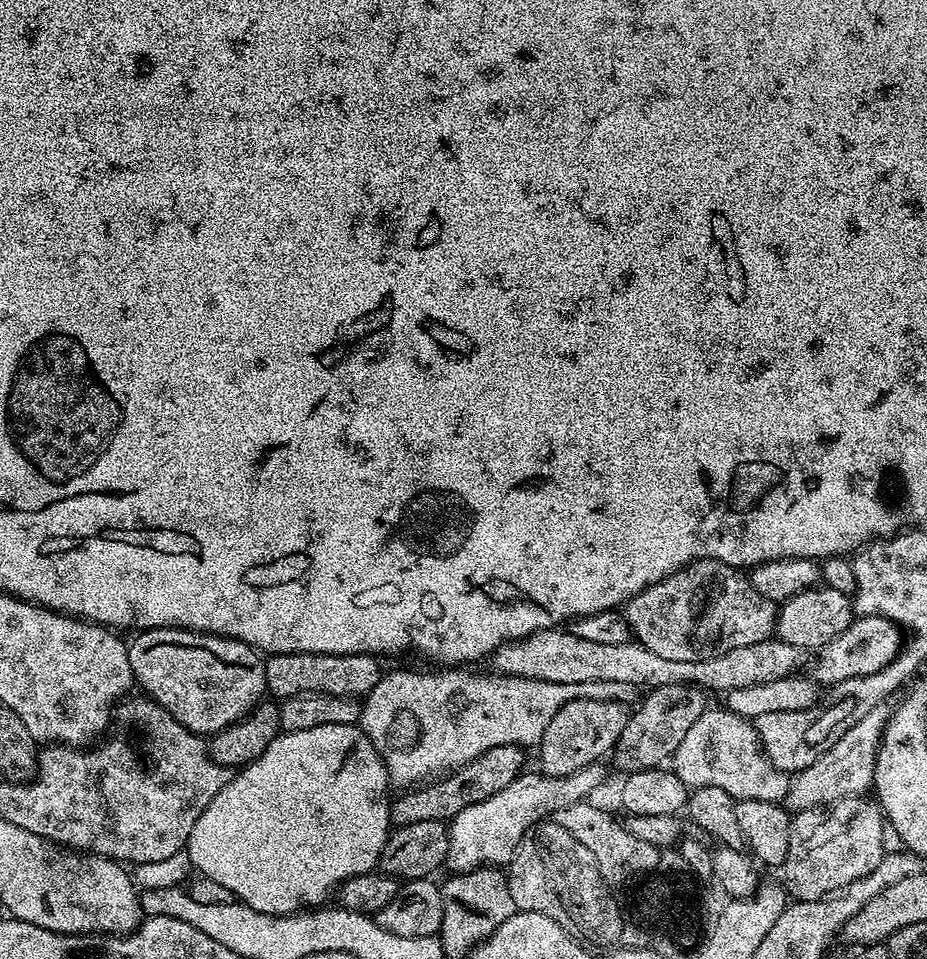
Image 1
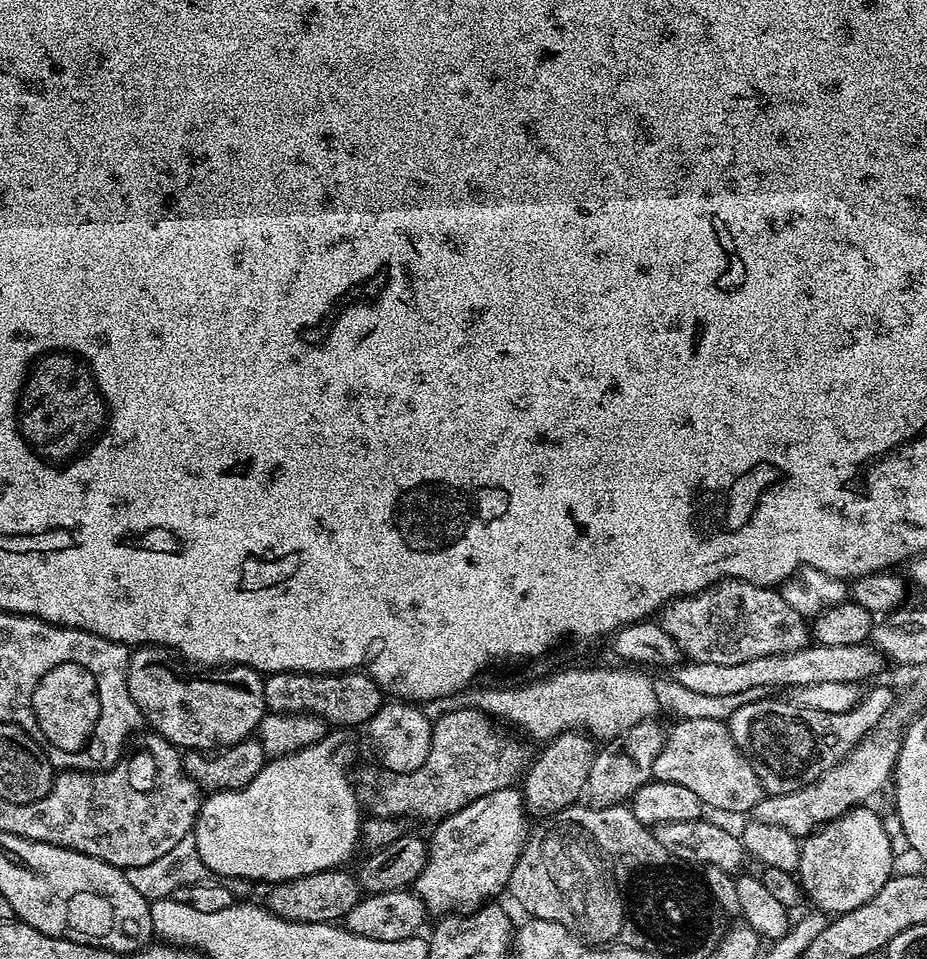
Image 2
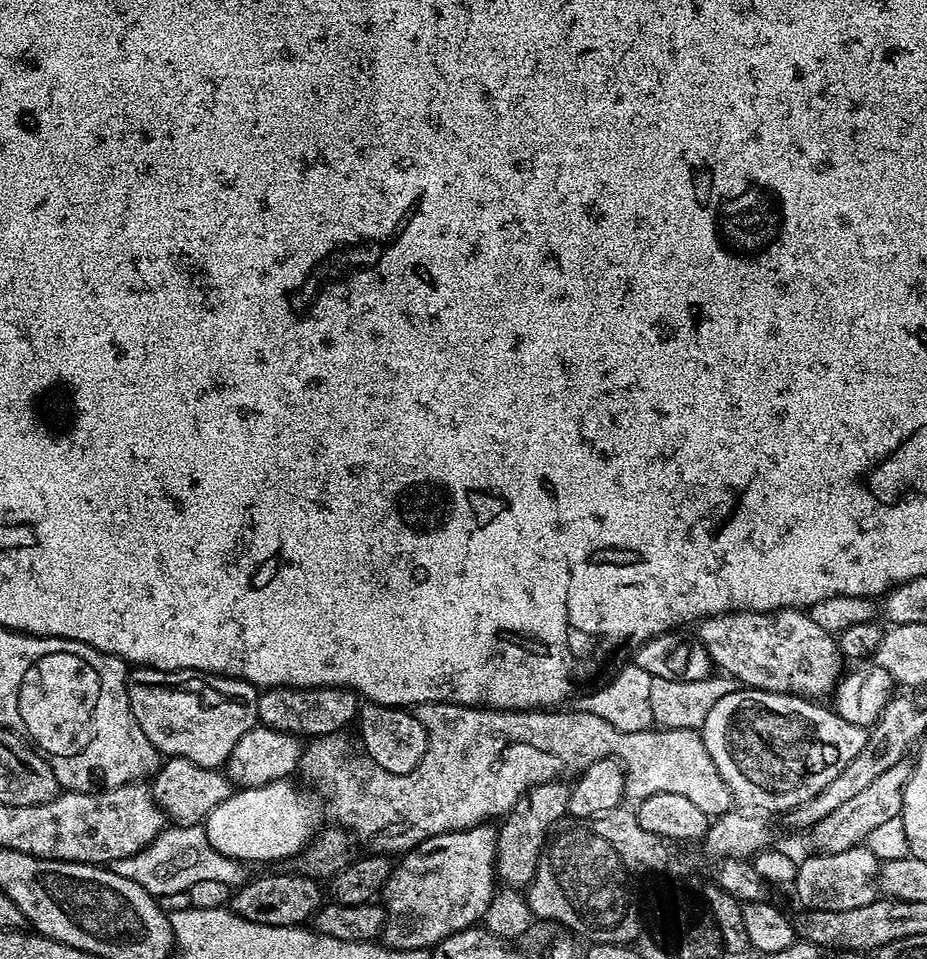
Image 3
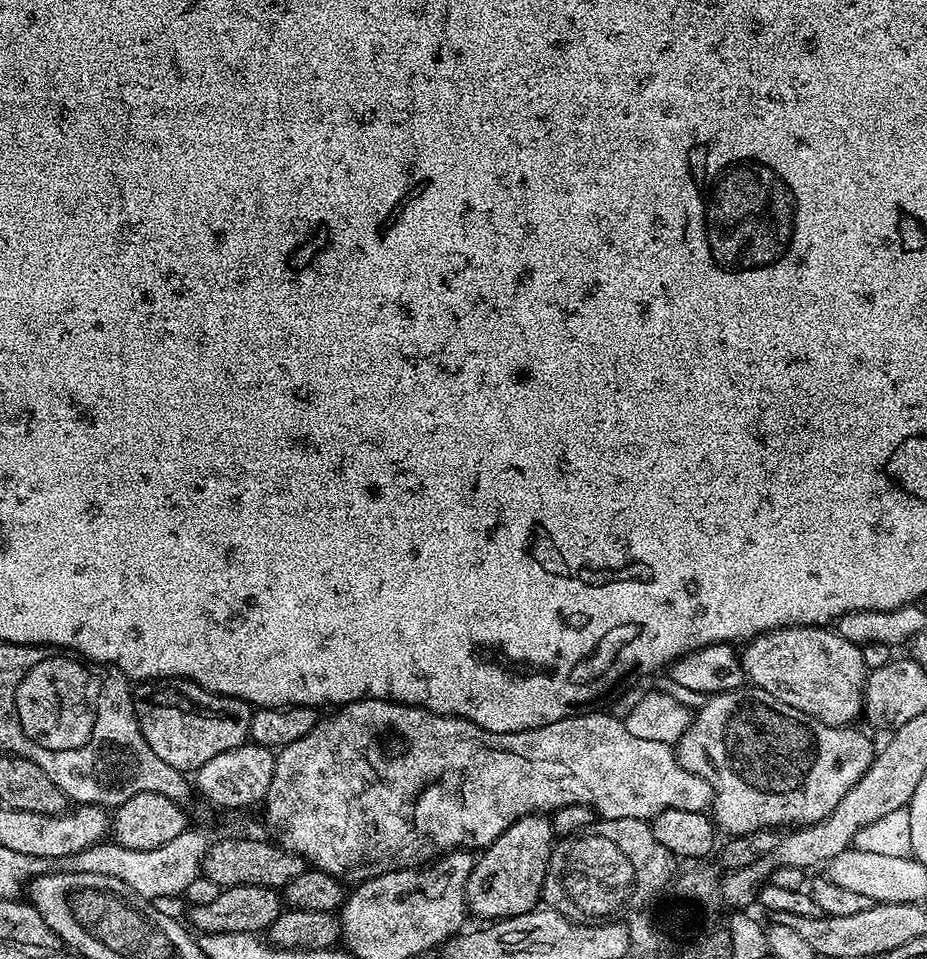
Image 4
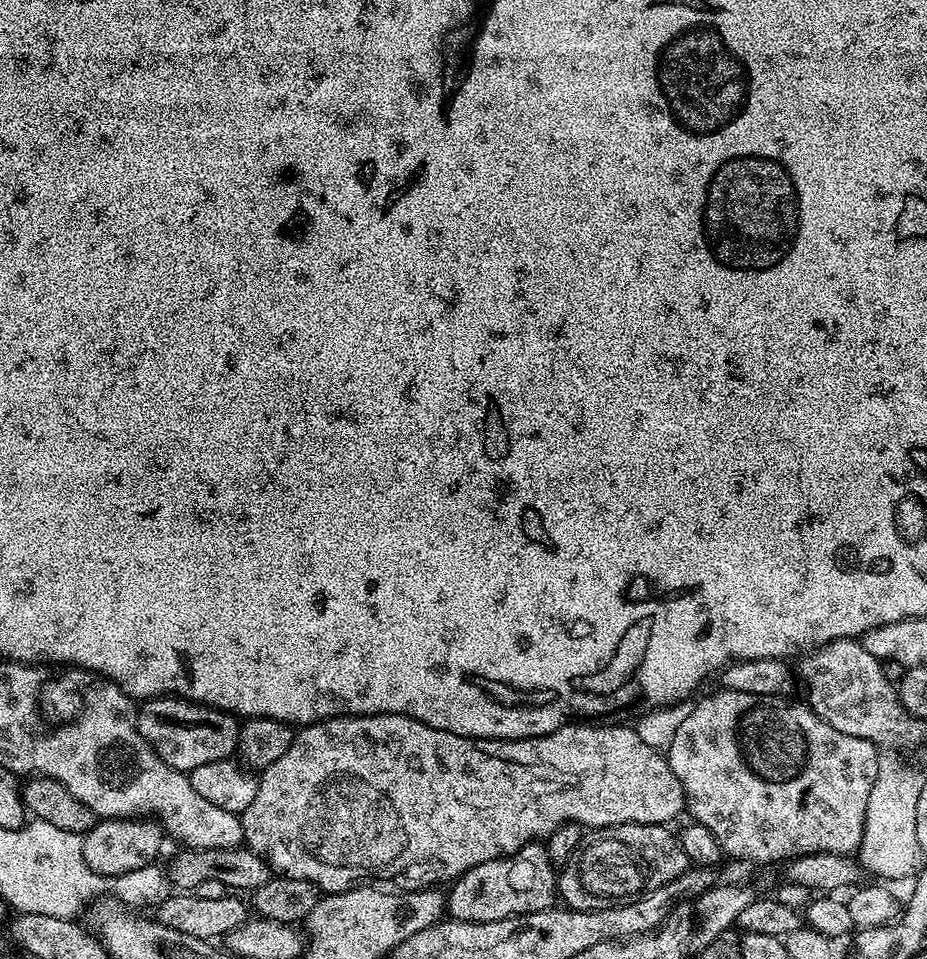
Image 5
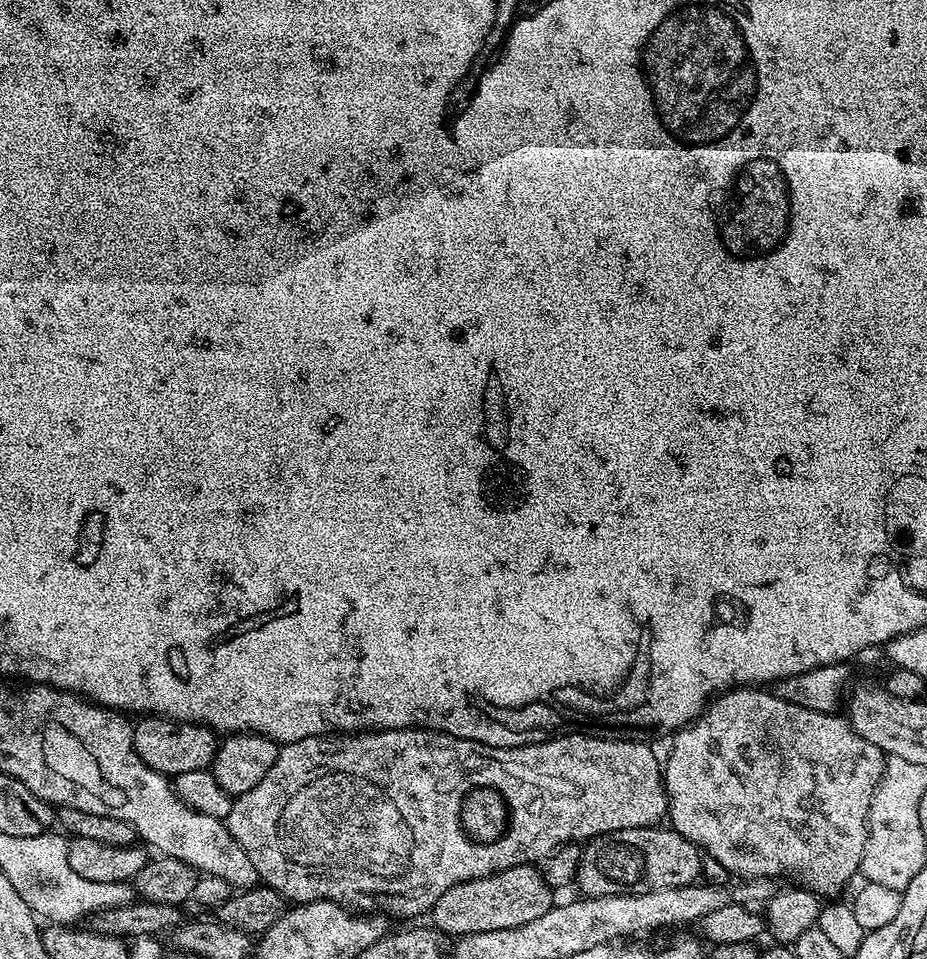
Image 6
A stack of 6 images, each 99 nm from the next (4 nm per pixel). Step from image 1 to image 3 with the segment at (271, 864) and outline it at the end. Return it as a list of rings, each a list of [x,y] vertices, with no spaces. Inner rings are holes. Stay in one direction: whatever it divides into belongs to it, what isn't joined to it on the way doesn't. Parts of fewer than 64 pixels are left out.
[[[291,779],[275,780],[266,786],[233,791],[226,802],[210,810],[208,819],[202,825],[206,838],[210,838],[210,846],[226,858],[249,865],[299,856],[317,835],[320,812],[315,802],[292,783]]]

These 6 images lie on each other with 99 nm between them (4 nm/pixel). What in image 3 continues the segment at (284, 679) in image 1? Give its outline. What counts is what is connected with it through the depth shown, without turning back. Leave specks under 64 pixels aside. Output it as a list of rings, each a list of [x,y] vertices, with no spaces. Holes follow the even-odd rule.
[[[266,688],[258,698],[258,721],[265,728],[288,732],[301,738],[315,738],[344,732],[347,724],[357,719],[361,707],[361,697],[350,688]]]

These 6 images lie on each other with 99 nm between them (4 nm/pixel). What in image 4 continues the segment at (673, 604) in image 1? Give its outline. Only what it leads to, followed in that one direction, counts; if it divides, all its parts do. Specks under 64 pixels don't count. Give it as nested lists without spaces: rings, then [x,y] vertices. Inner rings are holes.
[[[794,624],[791,628],[776,628],[762,636],[754,636],[743,648],[739,658],[744,663],[745,677],[755,687],[766,690],[766,694],[774,694],[778,702],[786,702],[786,706],[794,706],[794,710],[802,710],[802,714],[810,714],[823,724],[835,728],[843,728],[856,722],[852,720],[861,719],[864,711],[864,682],[870,671],[864,664],[861,645],[846,642],[846,638],[828,626]]]

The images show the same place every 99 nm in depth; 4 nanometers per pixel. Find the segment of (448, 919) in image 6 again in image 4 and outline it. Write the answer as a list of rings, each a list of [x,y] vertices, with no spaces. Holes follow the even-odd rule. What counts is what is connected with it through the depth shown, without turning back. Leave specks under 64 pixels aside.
[[[533,814],[518,818],[486,849],[475,857],[470,878],[466,882],[466,902],[468,911],[474,917],[481,916],[481,921],[495,922],[508,920],[511,916],[526,914],[541,903],[546,882],[546,870],[550,866],[550,854],[554,843],[552,821],[547,815]]]

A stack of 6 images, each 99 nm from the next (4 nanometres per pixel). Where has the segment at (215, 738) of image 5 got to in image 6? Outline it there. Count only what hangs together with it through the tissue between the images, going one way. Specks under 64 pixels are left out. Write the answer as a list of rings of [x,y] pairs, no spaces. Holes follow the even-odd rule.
[[[148,714],[135,721],[132,745],[146,766],[158,770],[163,776],[175,778],[178,774],[190,774],[190,770],[211,769],[216,757],[218,736],[205,724],[191,724],[185,720]]]

